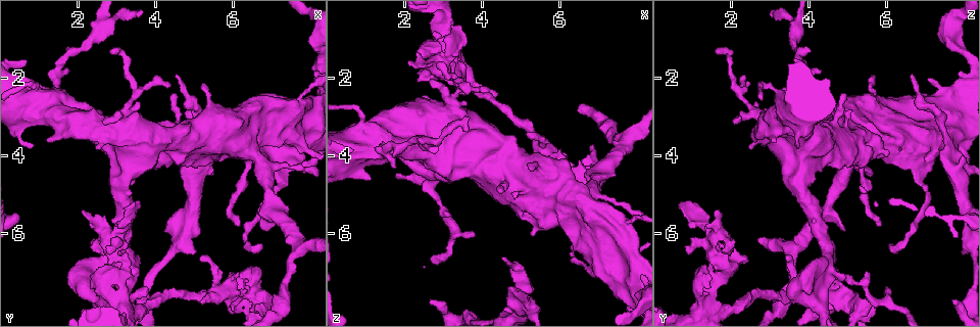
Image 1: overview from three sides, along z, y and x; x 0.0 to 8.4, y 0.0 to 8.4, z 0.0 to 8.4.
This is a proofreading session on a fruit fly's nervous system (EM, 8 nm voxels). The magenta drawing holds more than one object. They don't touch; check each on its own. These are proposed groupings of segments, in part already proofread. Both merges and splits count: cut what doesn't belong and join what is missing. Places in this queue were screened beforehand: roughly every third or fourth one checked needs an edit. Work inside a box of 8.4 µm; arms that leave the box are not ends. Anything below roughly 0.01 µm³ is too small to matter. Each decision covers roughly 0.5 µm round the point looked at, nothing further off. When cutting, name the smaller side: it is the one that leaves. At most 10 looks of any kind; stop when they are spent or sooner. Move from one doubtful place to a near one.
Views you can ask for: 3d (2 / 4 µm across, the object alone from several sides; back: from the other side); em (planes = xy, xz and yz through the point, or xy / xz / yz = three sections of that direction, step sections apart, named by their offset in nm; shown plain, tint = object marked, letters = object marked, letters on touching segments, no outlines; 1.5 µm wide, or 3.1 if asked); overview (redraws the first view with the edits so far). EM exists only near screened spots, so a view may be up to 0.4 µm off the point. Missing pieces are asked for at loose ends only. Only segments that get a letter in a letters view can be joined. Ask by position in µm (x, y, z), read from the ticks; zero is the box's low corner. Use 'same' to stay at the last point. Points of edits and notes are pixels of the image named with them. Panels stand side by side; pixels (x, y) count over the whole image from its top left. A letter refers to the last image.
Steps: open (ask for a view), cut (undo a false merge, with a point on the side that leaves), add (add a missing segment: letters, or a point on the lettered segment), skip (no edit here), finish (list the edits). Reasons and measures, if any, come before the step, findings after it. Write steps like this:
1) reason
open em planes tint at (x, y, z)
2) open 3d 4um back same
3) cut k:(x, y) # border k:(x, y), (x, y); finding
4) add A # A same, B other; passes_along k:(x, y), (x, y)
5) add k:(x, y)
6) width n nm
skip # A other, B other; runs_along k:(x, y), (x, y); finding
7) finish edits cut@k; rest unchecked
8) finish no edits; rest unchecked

an open end
open 3d 4um at (2.15, 5.40, 1.60)

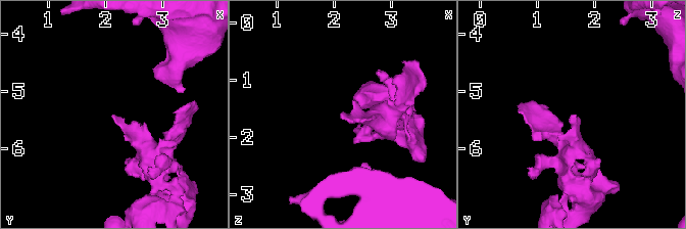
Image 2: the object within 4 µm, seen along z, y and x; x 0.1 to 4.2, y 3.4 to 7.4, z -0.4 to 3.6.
open em planes tint at (2.10, 5.40, 1.60)

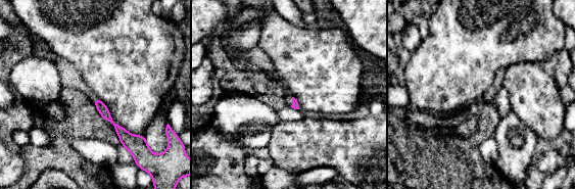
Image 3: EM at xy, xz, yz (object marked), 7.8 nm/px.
open em planes letters same

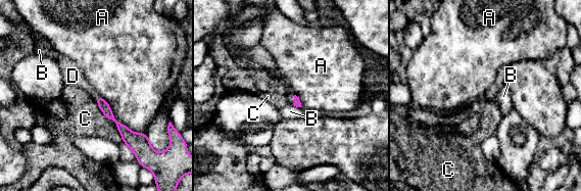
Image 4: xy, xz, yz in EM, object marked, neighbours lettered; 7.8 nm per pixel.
longest_contact A 500 nm
add D # A other, B other, C other, D same; passes_along 4:(297, 103), (294, 100), (290, 96); the neuron continues

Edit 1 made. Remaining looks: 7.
redraw
open overview

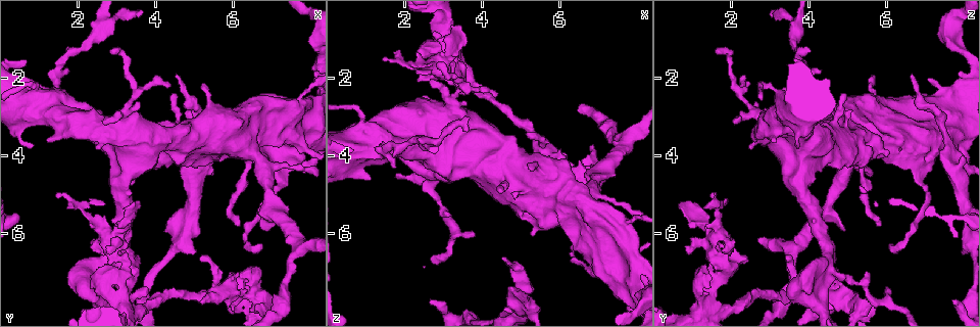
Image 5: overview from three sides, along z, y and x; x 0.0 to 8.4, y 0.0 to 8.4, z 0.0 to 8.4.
an open end
open 3d 4um at (3.60, 6.75, 2.35)

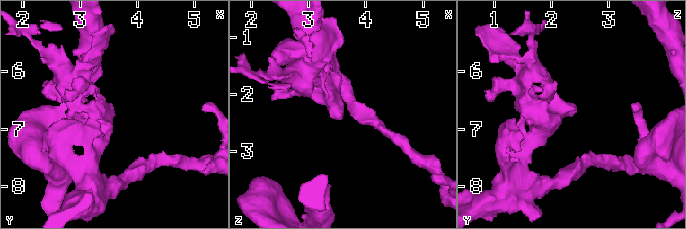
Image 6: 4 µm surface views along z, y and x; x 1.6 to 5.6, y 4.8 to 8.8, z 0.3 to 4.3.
now the EM
open em xz step 4 tint at (3.60, 6.80, 2.35)

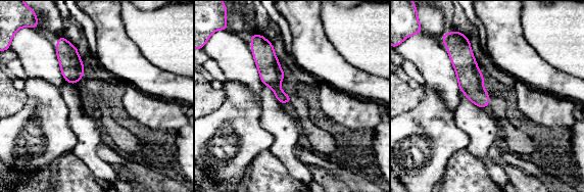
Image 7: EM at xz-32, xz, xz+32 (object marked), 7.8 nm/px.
open em planes letters same

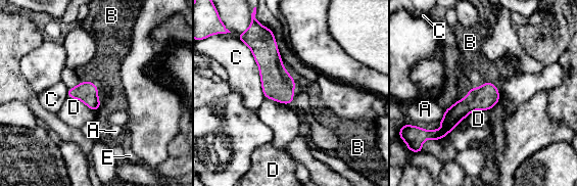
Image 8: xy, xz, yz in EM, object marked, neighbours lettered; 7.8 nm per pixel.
width 140 nm
skip # A other, B other, C other, D other, E other; border 8:(67, 97), (80, 99), (96, 111); none of them fits

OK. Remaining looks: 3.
free end
open 3d 4um back at (2.30, 7.45, 1.35)

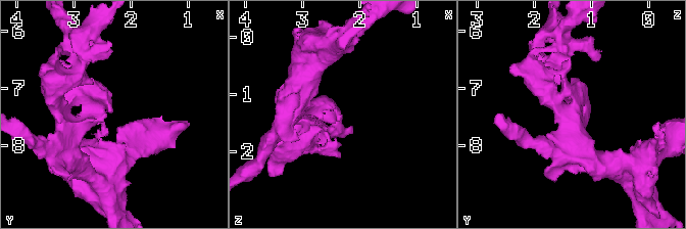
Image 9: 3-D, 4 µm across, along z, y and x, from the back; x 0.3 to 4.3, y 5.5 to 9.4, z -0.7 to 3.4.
now the EM
open em planes letters at (2.30, 7.40, 1.35)

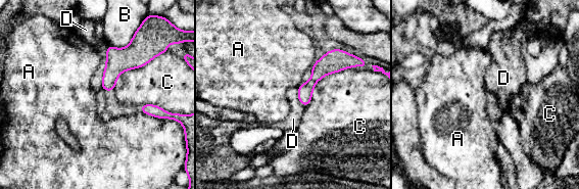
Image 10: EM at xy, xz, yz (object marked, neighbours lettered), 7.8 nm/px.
width 110 nm
skip # A other, B other, C other, D other; border 10:(108, 45), (100, 87); none of them fits

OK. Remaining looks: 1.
branch stops here
open em planes letters at (2.70, 3.10, 2.00)

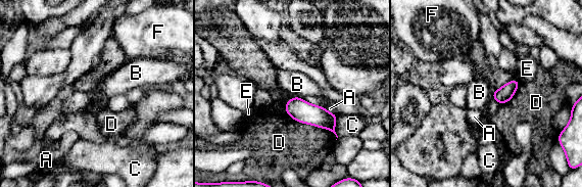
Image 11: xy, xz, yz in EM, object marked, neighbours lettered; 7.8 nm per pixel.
skip # A other, B other, C other, D other, E other, F other; border 11:(293, 95), (302, 99); none of them fits

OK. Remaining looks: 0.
finish edits add@4; rest unchecked

